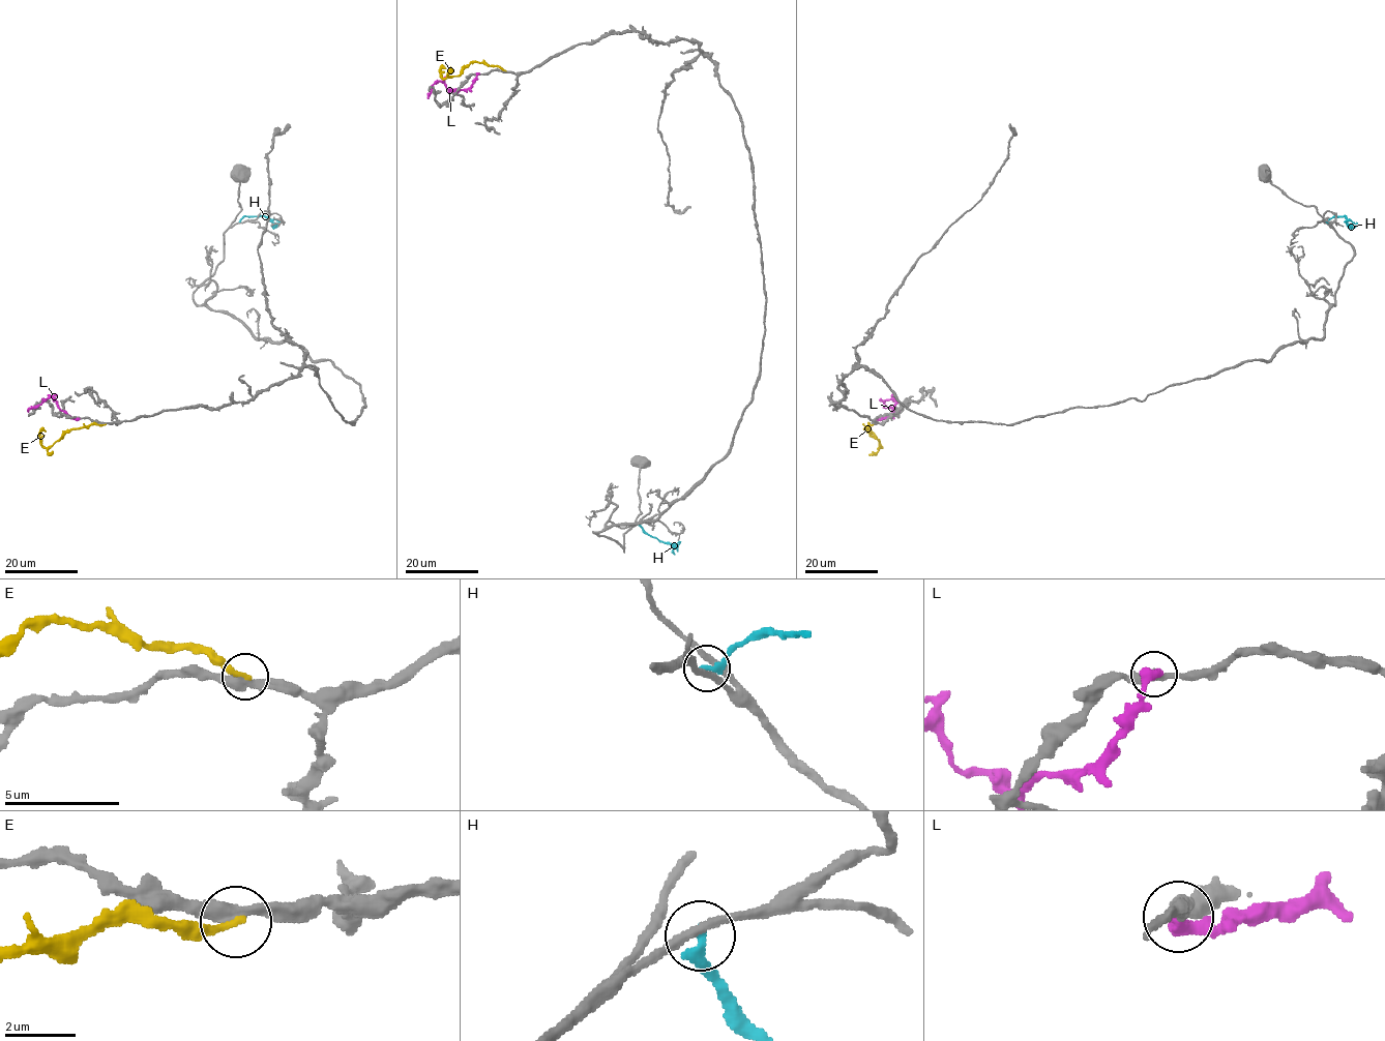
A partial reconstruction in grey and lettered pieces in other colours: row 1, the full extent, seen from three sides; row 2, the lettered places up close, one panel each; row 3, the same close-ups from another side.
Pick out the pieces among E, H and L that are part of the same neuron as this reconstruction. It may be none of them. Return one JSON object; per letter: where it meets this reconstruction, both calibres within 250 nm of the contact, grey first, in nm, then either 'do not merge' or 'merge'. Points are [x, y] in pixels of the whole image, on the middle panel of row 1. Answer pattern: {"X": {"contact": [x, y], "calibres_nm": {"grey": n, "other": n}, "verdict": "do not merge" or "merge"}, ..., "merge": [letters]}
{"E": {"contact": [505, 70], "calibres_nm": {"grey": 400, "other": 200}, "verdict": "merge"}, "H": {"contact": [640, 523], "calibres_nm": {"grey": 260, "other": 280}, "verdict": "do not merge"}, "L": {"contact": [478, 73], "calibres_nm": {"grey": 320, "other": 480}, "verdict": "do not merge"}, "merge": ["E"]}

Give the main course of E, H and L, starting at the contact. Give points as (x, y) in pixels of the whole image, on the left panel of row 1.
E: (105, 424), (70, 428), (47, 447), (40, 434), (42, 426)
H: (239, 221), (247, 216), (265, 216), (275, 225), (277, 221)
L: (79, 418), (70, 418), (52, 397), (28, 412)

